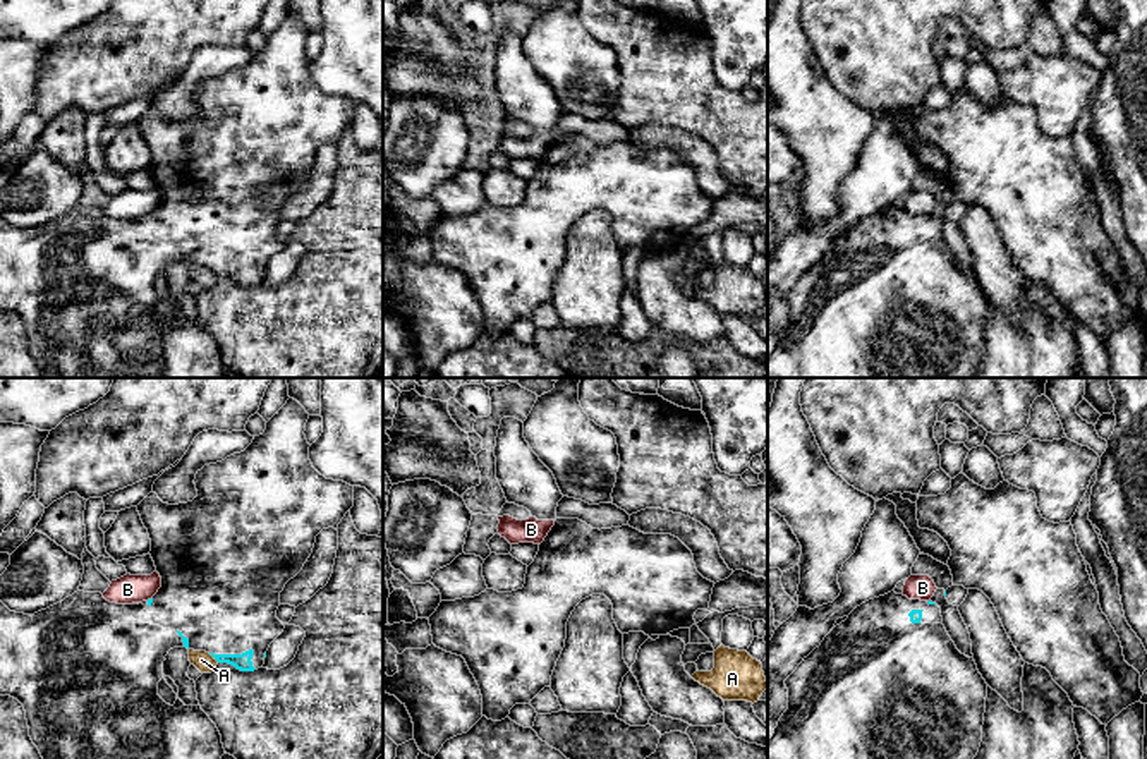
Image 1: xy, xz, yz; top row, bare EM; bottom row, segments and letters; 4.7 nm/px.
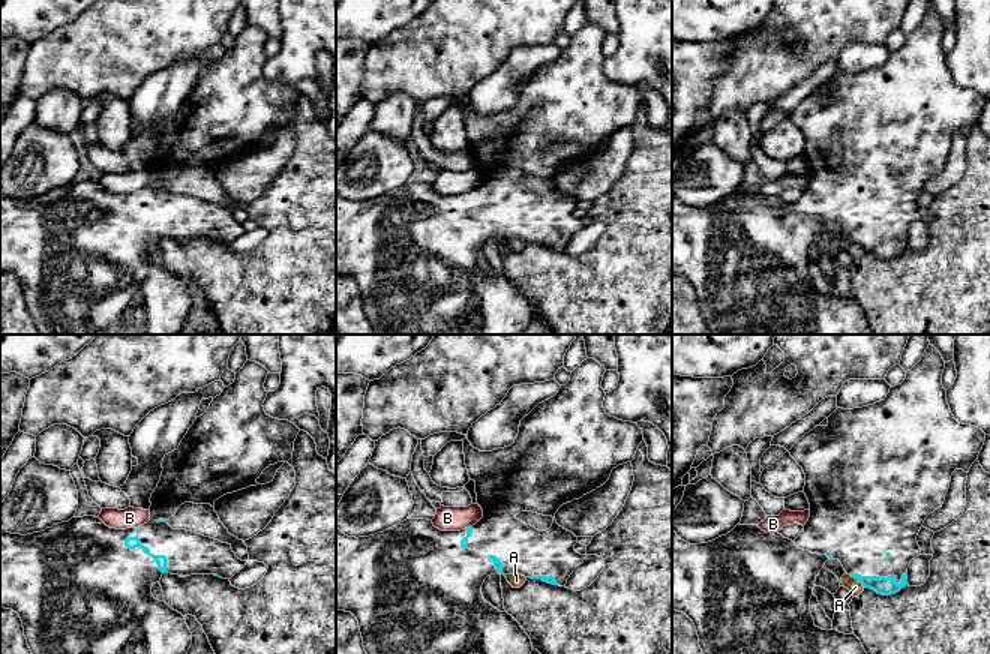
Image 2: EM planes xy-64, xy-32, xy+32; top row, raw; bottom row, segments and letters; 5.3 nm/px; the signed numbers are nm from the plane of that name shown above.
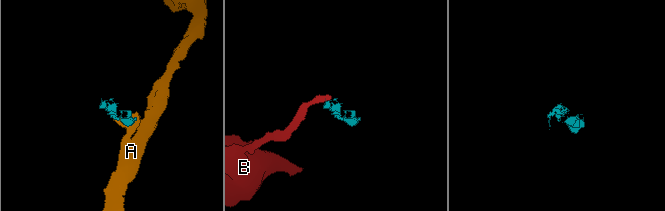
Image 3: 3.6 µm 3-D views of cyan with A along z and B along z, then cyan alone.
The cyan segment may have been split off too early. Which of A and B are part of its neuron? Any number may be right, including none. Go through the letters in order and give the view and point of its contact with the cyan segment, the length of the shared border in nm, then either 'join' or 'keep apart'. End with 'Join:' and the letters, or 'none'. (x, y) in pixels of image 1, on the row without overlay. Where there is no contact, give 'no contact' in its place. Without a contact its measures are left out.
A: contact xy (213, 272); length 70 nm; keep apart
B: contact xy (148, 215); length 40 nm; keep apart
Join: none

